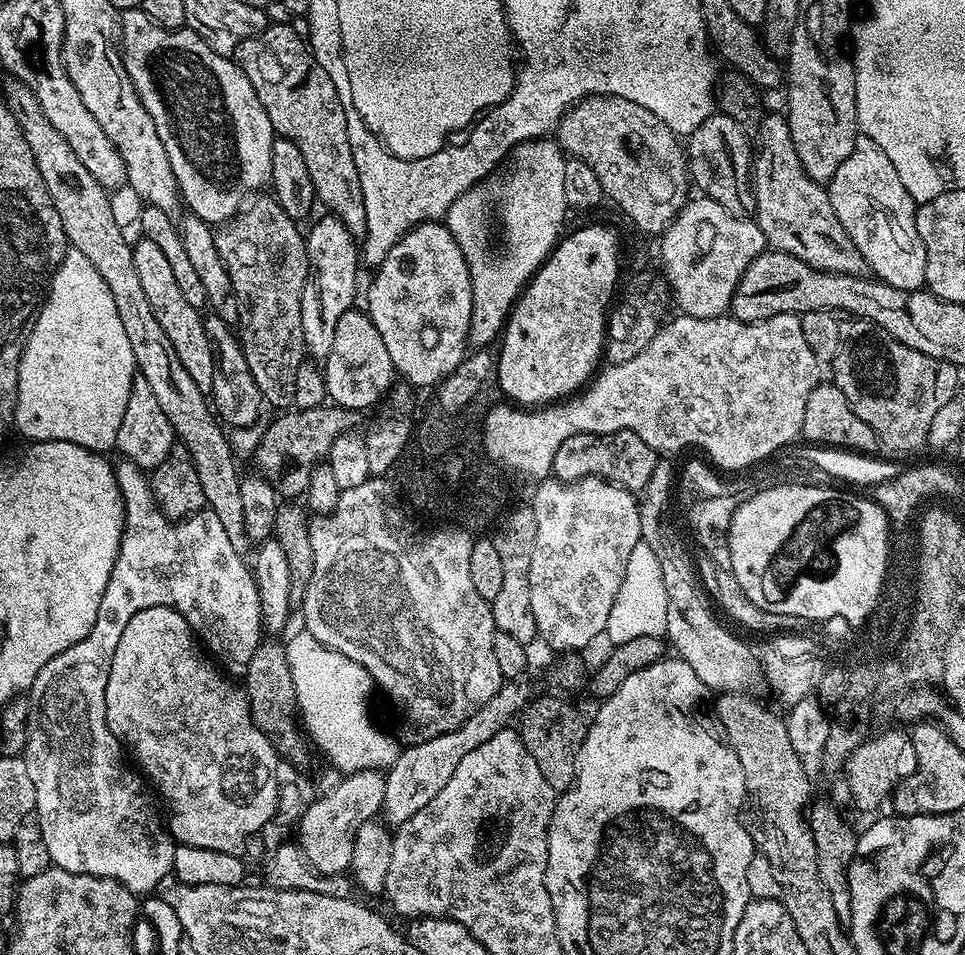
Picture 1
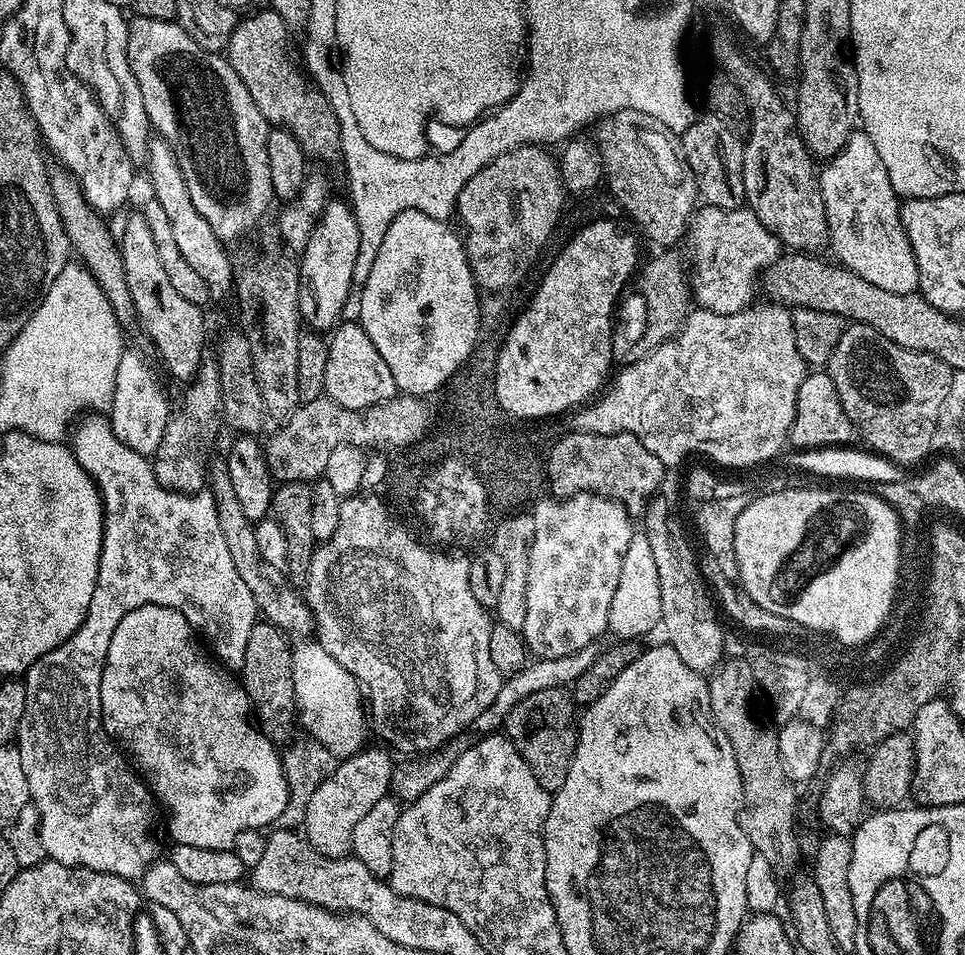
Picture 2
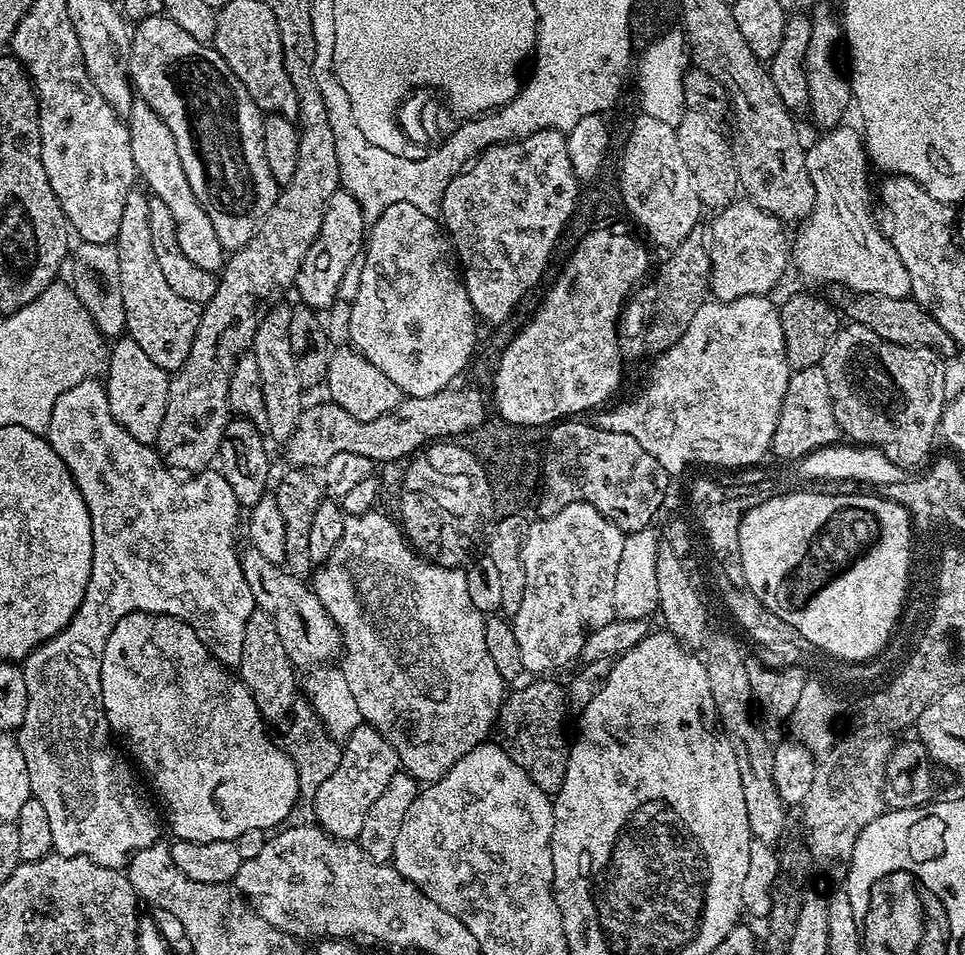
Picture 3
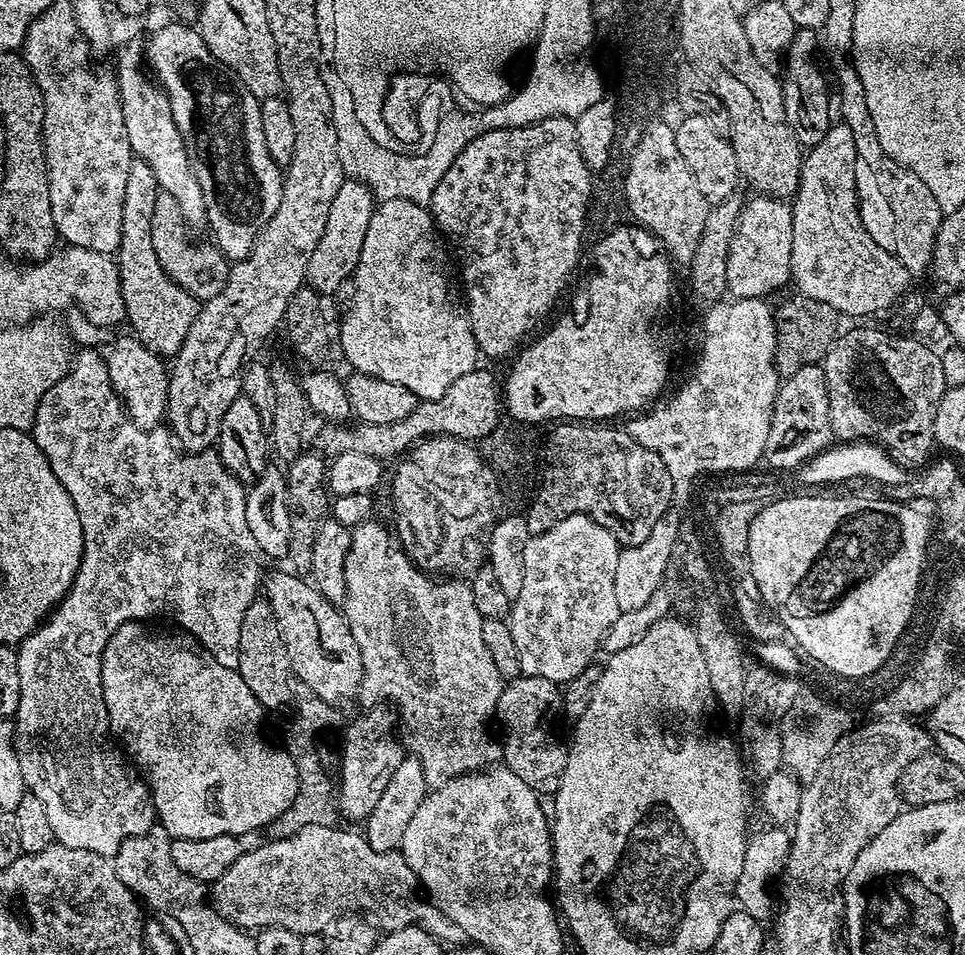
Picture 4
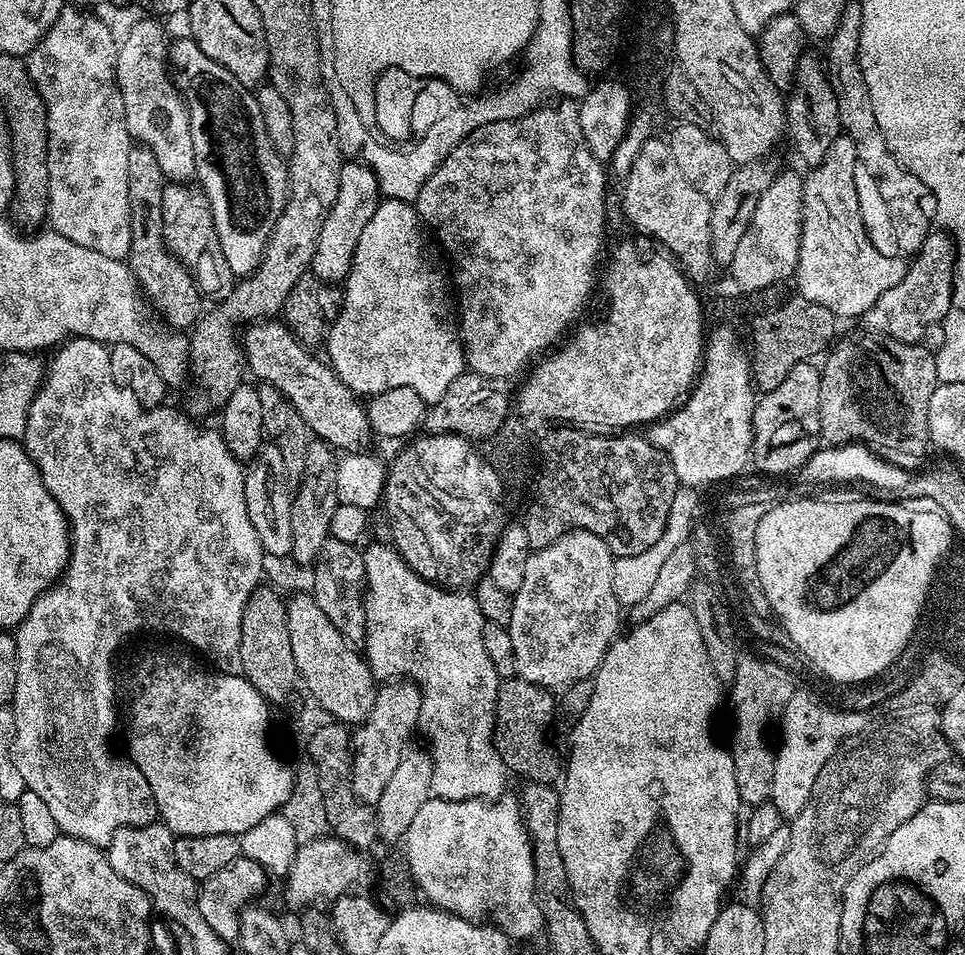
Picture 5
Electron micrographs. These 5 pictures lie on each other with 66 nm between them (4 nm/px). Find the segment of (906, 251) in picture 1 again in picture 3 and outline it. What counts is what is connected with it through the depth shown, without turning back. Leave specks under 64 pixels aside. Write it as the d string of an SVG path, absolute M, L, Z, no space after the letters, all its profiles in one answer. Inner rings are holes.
M844 127L829 128L812 145L807 145L805 160L814 184L814 206L807 219L799 225L800 233L794 236L790 248L794 268L816 284L841 284L849 288L847 291L852 294L905 298L910 293L910 274L906 274L906 266L902 266L898 250L894 250L894 246L884 237L874 215L874 192L868 189L870 157L864 137L857 129L855 132L852 128Z

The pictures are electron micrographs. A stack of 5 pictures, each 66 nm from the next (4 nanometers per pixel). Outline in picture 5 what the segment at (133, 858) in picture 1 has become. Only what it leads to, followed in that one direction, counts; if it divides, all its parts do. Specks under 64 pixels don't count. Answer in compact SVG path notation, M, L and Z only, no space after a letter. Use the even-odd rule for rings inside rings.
M81 336L69 338L52 354L52 361L47 361L40 388L30 402L22 443L30 458L36 461L36 469L40 472L46 490L50 490L50 494L68 519L70 551L60 579L37 598L34 606L30 606L26 618L14 632L18 650L18 676L10 705L14 714L12 757L14 766L18 766L18 771L22 773L25 789L39 794L46 801L46 807L54 814L54 822L58 822L63 835L73 836L97 846L106 846L119 828L143 828L145 824L151 824L157 819L150 782L146 782L142 770L138 770L138 766L132 763L127 755L119 756L112 749L112 727L116 724L116 704L112 701L112 659L115 658L120 643L123 642L124 636L130 635L131 632L146 631L151 626L152 619L156 619L158 631L169 632L170 635L185 640L189 645L184 644L189 649L195 650L201 657L209 656L217 665L212 664L221 673L239 673L242 610L264 576L265 550L258 542L258 534L246 510L245 469L241 461L236 460L234 454L230 454L219 431L195 428L191 424L193 421L187 415L184 417L176 408L145 406L133 392L126 390L126 386L114 382L114 374L110 374L110 348L103 340L91 340Z

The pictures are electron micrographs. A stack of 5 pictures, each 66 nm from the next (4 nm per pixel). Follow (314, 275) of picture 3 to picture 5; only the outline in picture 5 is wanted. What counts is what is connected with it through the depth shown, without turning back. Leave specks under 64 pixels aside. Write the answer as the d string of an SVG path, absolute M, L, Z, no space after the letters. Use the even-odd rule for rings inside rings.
M344 162L340 165L338 178L338 198L334 198L334 206L330 214L326 214L326 222L322 222L322 234L318 234L318 246L314 250L310 272L321 282L336 280L343 282L354 258L354 250L358 250L358 237L362 234L362 226L374 218L374 210L378 210L382 193L376 176L363 162Z

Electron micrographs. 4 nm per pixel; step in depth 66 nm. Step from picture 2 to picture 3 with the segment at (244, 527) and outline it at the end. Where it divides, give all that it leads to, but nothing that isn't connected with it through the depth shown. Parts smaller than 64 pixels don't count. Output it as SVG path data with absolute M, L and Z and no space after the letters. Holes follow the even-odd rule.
M245 548L240 557L240 565L246 584L250 586L250 594L254 594L256 607L270 614L274 630L278 630L278 638L282 638L282 646L286 646L286 654L292 659L293 665L304 670L309 666L324 666L335 661L332 659L336 655L337 659L342 652L340 631L315 591L305 581L290 574L287 568L270 562L270 558L262 558L256 548Z

